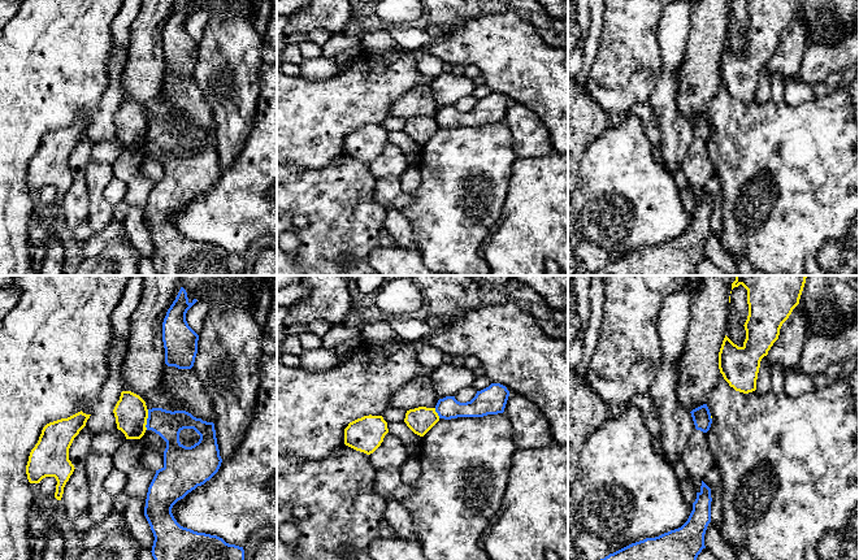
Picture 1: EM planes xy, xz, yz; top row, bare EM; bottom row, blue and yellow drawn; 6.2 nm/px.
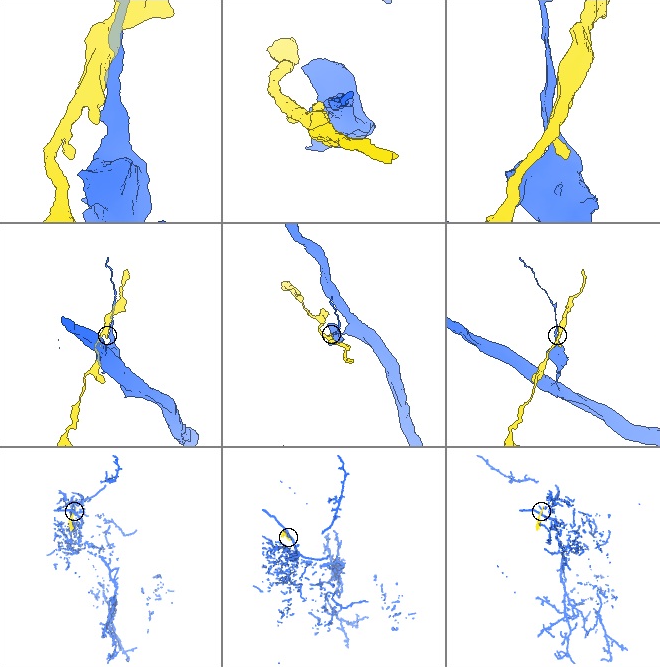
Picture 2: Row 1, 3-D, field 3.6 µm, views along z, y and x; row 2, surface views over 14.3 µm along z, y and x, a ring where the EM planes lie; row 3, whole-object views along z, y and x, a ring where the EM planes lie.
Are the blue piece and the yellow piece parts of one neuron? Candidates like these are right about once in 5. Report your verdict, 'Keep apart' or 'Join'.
Keep apart

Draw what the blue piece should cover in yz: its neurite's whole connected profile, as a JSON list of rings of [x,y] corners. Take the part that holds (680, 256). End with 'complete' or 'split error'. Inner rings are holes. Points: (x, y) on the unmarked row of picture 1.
[[[702,190],[687,230],[678,238],[632,252],[582,275],[695,275],[711,231],[711,197]]]; complete

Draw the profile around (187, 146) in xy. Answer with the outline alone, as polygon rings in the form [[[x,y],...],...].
[[[183,138],[179,142],[179,151],[181,153],[186,156],[191,156],[195,152],[198,152],[200,148],[200,144],[194,138]]]

